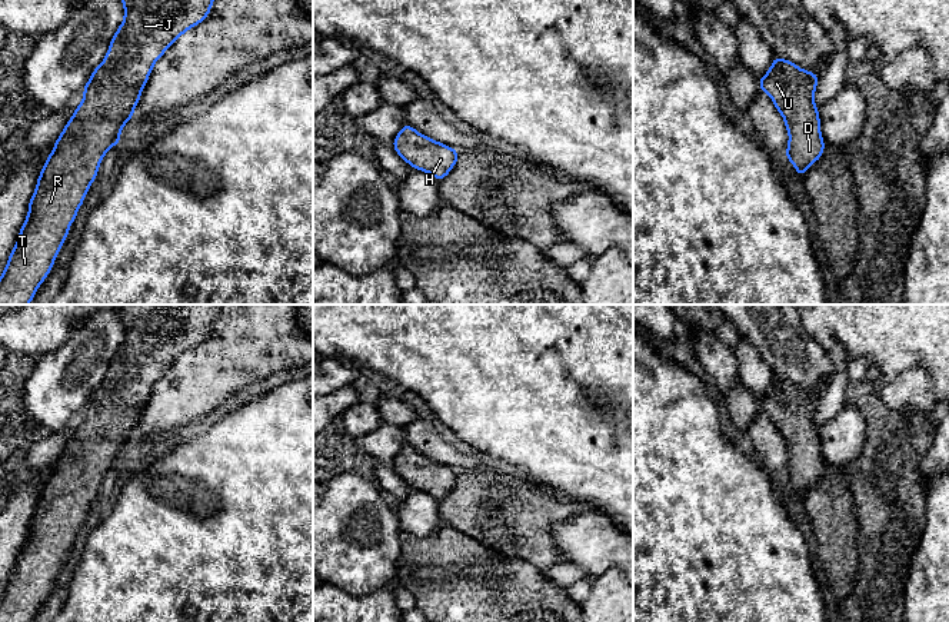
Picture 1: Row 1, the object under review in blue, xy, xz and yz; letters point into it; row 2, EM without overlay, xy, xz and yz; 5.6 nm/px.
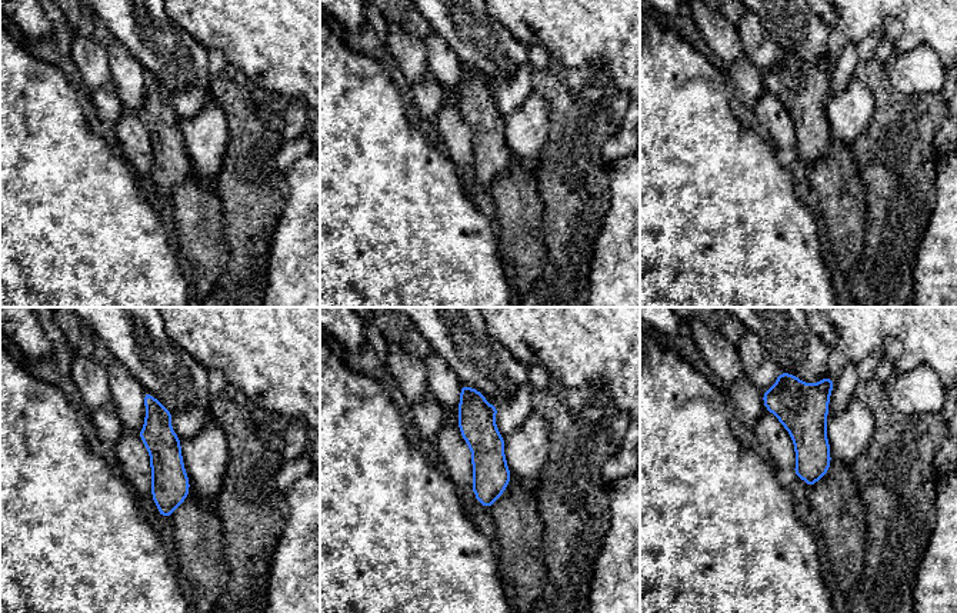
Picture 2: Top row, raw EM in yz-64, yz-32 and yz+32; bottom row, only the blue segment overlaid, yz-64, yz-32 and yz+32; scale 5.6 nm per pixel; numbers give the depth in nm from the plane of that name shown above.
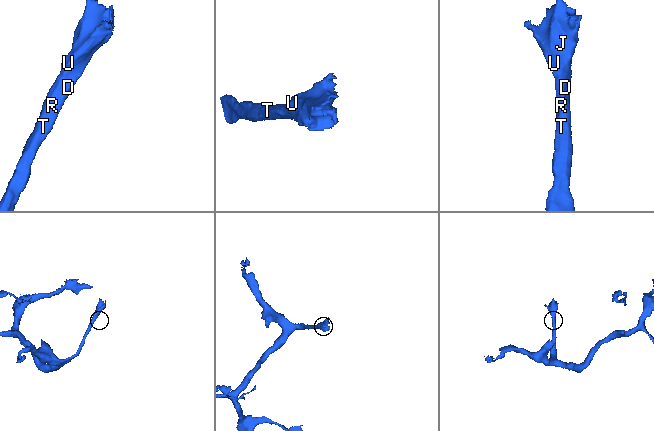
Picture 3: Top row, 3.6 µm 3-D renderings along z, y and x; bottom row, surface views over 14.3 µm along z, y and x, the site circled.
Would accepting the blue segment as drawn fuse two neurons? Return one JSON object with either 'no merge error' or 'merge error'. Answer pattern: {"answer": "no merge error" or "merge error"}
{"answer": "no merge error"}

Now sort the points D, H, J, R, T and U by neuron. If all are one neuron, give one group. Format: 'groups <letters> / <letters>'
groups D H J R T U

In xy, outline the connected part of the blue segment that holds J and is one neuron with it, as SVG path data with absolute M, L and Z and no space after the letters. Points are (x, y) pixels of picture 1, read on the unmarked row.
M119 305L124 339L111 357L103 382L84 405L81 423L40 490L27 538L0 596L0 622L33 621L67 559L103 478L119 465L123 446L133 440L154 383L183 353L210 335L217 310L219 305Z

